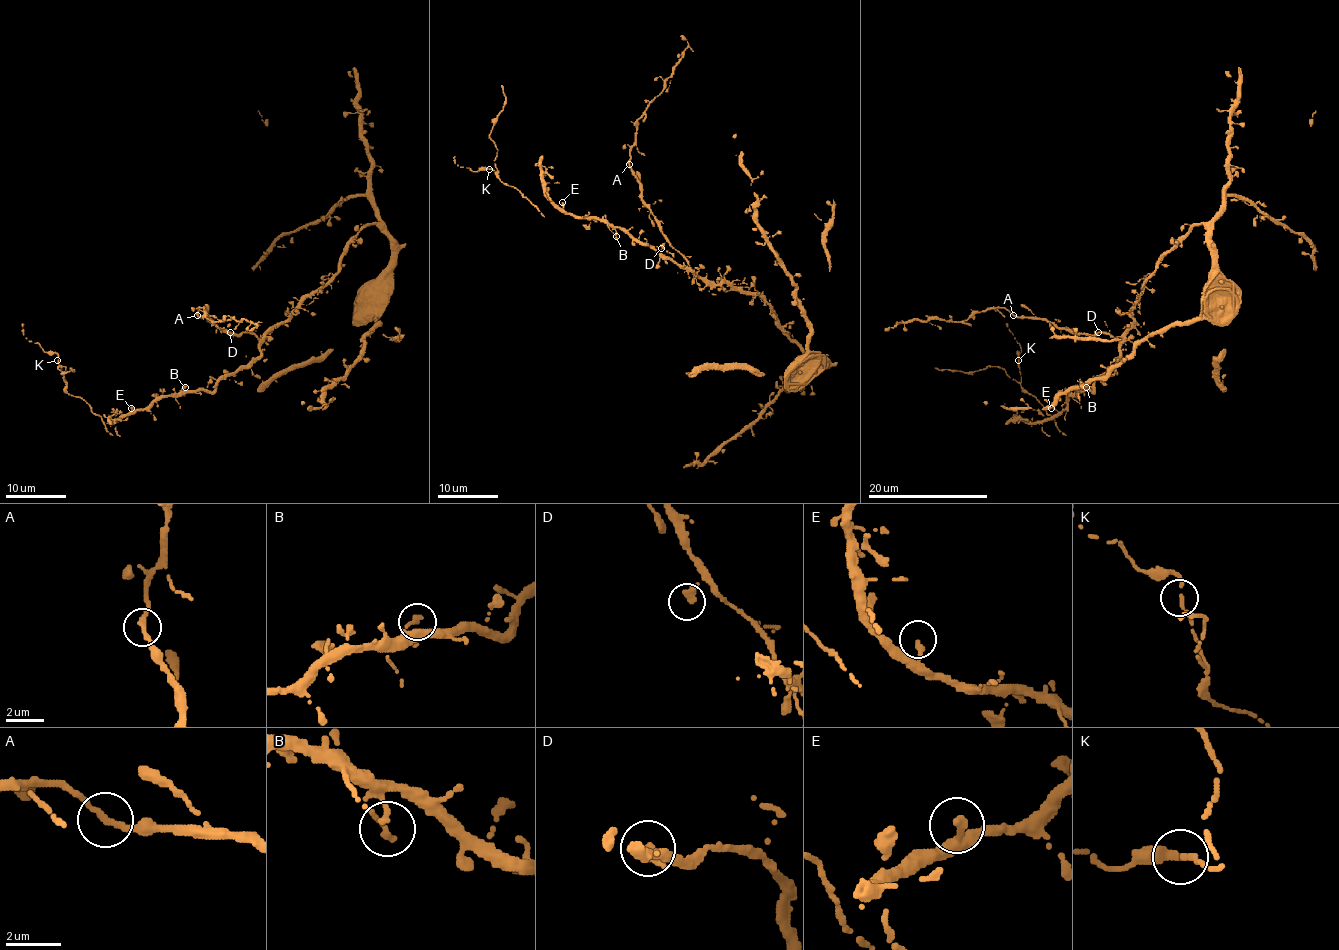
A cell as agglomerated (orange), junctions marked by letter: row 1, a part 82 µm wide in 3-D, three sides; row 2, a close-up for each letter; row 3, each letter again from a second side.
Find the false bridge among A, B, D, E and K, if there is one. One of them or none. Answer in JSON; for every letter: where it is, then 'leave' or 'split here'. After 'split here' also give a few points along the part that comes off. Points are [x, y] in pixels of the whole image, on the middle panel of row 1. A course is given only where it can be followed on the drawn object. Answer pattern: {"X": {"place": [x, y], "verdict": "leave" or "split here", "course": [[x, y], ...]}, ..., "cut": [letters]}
{"A": {"place": [629, 164], "verdict": "leave"}, "B": {"place": [616, 236], "verdict": "leave"}, "D": {"place": [661, 248], "verdict": "leave"}, "E": {"place": [562, 202], "verdict": "leave"}, "K": {"place": [489, 169], "verdict": "leave"}, "cut": []}

